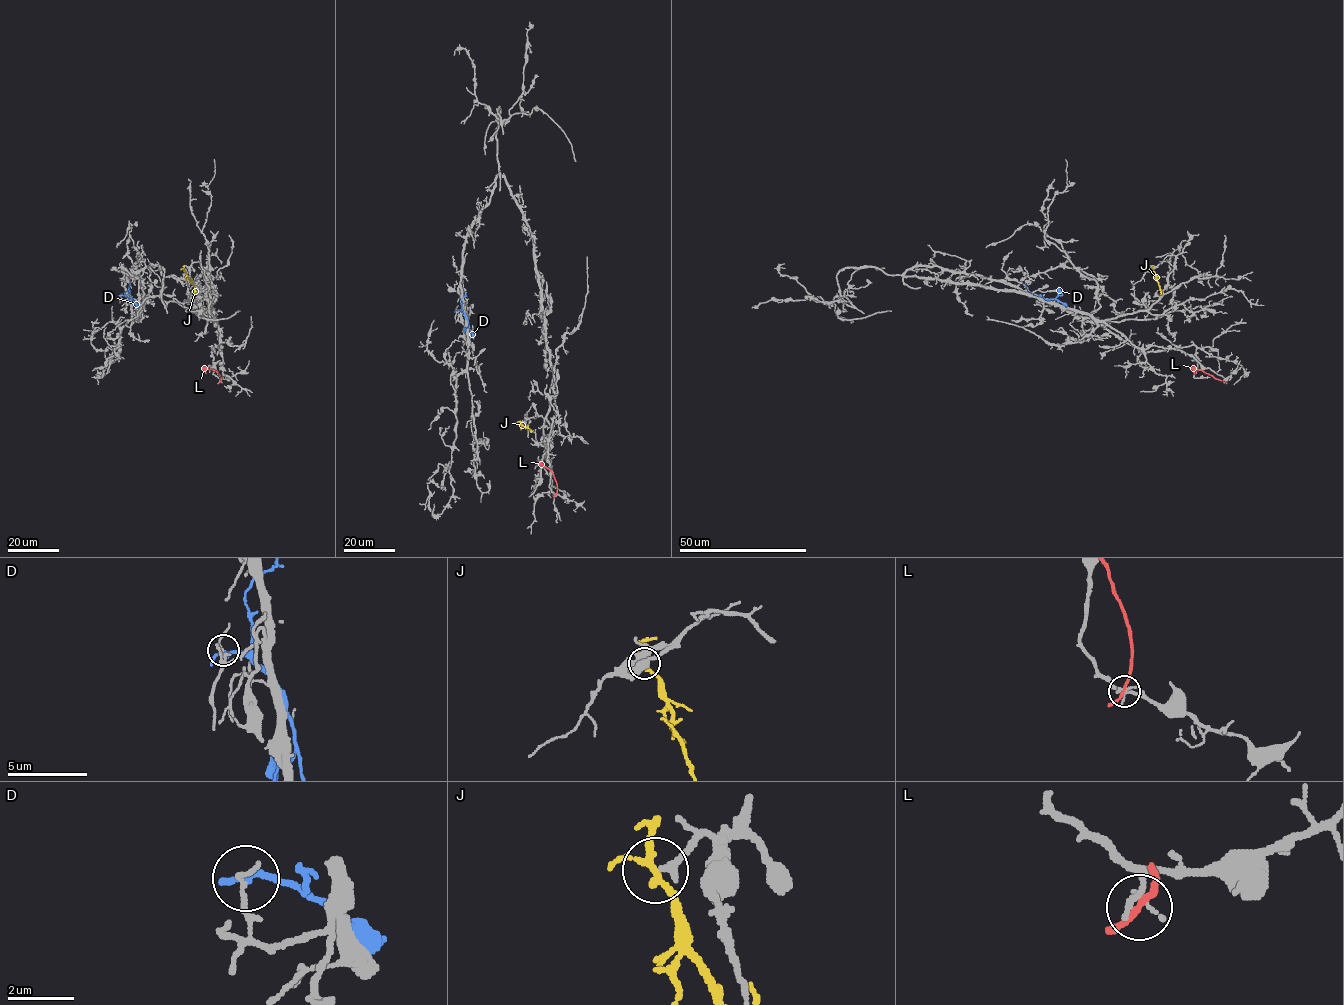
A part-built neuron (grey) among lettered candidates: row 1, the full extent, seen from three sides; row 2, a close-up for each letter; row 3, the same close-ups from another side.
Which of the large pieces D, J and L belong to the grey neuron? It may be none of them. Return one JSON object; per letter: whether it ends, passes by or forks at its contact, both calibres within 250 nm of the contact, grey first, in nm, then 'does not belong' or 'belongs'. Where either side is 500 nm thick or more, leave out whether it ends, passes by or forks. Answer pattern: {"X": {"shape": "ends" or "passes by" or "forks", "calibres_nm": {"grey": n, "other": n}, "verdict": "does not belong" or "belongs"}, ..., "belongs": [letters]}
{"D": {"shape": "ends", "calibres_nm": {"grey": 110, "other": 280}, "verdict": "does not belong"}, "J": {"shape": "forks", "calibres_nm": {"grey": 200, "other": 190}, "verdict": "does not belong"}, "L": {"shape": "passes by", "calibres_nm": {"grey": 180, "other": 160}, "verdict": "does not belong"}, "belongs": []}

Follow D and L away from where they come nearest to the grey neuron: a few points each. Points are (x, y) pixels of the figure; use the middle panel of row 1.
D: (457, 310), (464, 315), (473, 337)
L: (556, 494), (553, 474), (542, 463)

